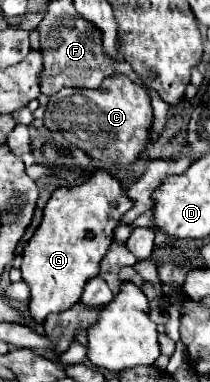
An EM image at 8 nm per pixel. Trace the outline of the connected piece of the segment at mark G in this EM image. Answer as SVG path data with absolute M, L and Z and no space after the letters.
M96 169L90 177L76 187L58 187L48 199L42 215L42 223L34 231L32 239L26 243L22 253L22 279L30 285L30 315L42 323L48 313L64 311L72 303L76 303L82 295L82 289L90 277L100 271L100 263L114 241L114 229L120 223L122 215L134 205L134 201L126 195L122 183L108 171Z

